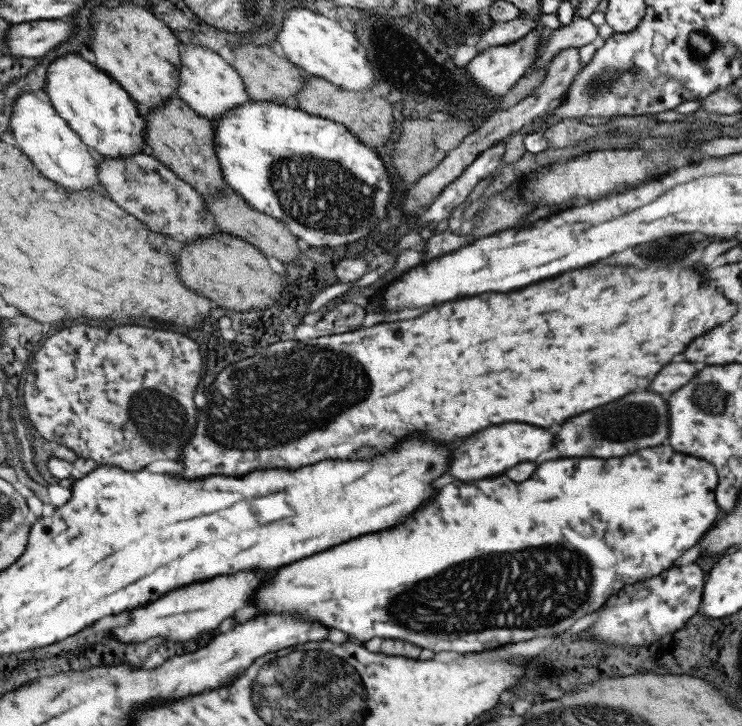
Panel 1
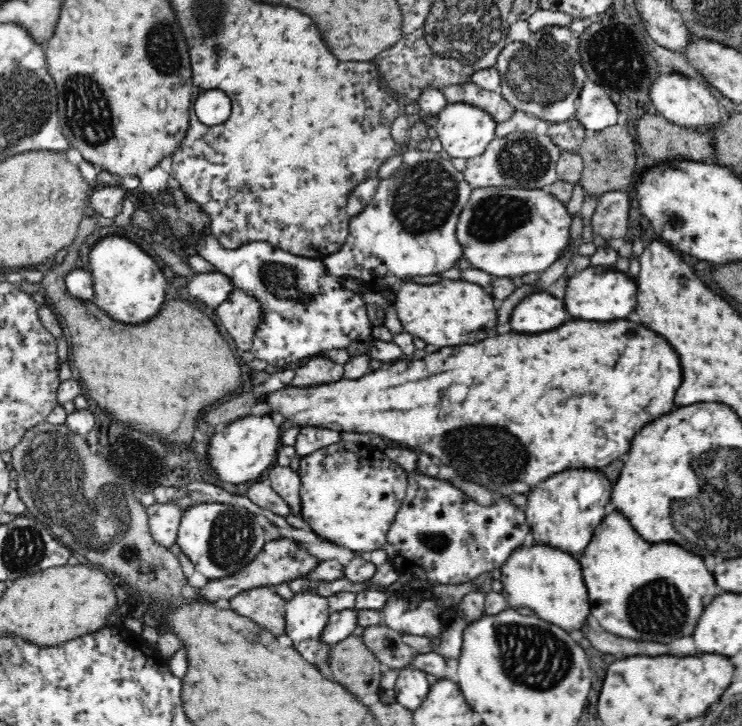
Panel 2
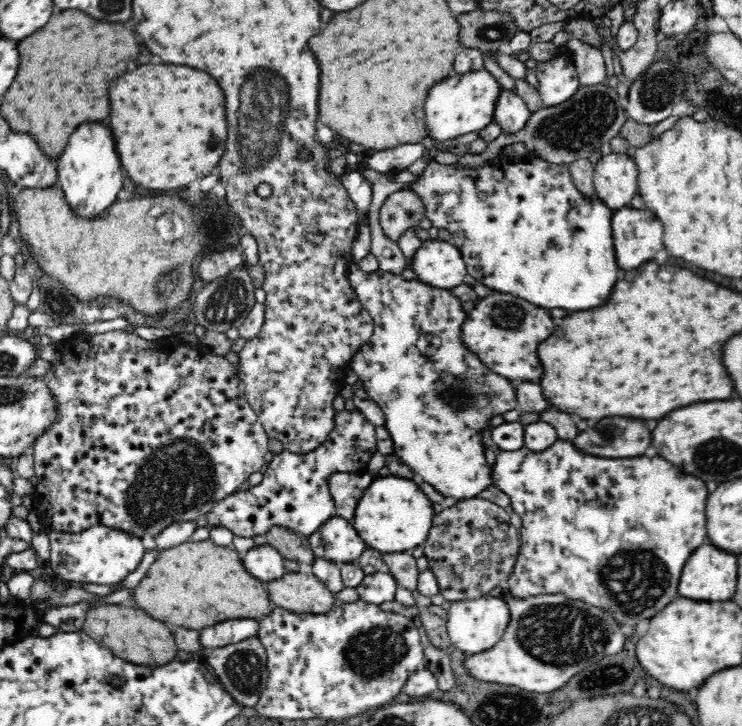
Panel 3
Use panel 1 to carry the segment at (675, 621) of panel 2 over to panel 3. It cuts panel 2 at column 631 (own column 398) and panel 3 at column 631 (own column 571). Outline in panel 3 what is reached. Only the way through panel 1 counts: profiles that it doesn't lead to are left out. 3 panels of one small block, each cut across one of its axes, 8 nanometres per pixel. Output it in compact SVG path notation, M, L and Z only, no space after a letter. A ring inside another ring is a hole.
M558 439L550 448L542 451L533 451L528 447L509 451L499 449L495 463L491 468L492 484L504 491L511 499L510 511L516 512L522 519L522 528L518 534L520 537L520 549L517 563L513 572L505 582L505 591L516 598L528 598L528 596L538 596L538 594L562 594L570 600L581 600L590 606L602 608L614 616L618 624L628 624L636 626L640 620L652 618L656 612L660 612L668 602L672 602L678 594L678 582L682 568L690 554L706 544L706 516L704 516L704 506L708 500L708 490L706 484L698 478L692 478L690 474L684 474L680 468L674 468L670 462L666 462L660 456L648 458L648 456L638 456L638 458L626 458L626 460L604 460L580 452L572 440Z

